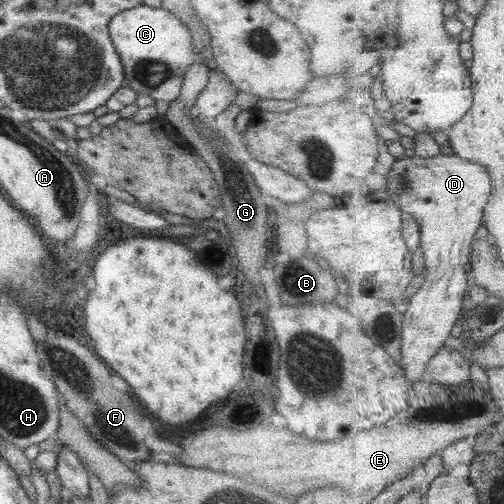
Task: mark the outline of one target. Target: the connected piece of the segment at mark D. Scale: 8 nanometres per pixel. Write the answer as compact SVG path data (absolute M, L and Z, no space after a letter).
M439 153L433 158L421 158L414 154L412 157L406 156L403 160L389 161L384 174L387 176L388 189L383 192L383 196L397 204L403 213L409 212L421 226L421 249L424 253L424 268L428 274L420 289L410 297L409 308L404 312L402 359L399 362L406 372L406 377L411 382L417 382L425 374L430 360L451 339L453 326L464 314L463 296L467 290L467 279L471 278L471 273L465 270L465 266L470 264L469 254L476 234L484 225L484 212L493 191L493 181L485 166L454 153Z

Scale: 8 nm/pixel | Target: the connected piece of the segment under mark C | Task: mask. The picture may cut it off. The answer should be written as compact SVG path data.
M141 4L118 12L109 19L108 35L123 67L120 86L131 88L137 95L146 94L155 101L170 103L177 99L185 69L190 64L204 62L204 57L194 52L186 26L163 8Z

